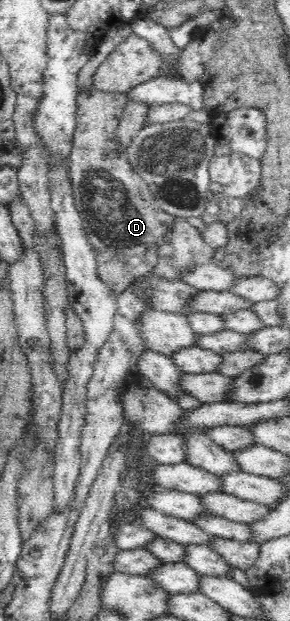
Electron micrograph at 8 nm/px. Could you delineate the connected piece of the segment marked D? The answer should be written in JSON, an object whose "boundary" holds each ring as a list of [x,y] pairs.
{"boundary":[[[94,84],[81,88],[68,157],[75,205],[96,251],[100,279],[116,296],[153,272],[159,261],[159,241],[175,221],[174,215],[156,208],[149,186],[131,167],[125,149],[114,141],[127,101],[126,94],[102,92]]]}

